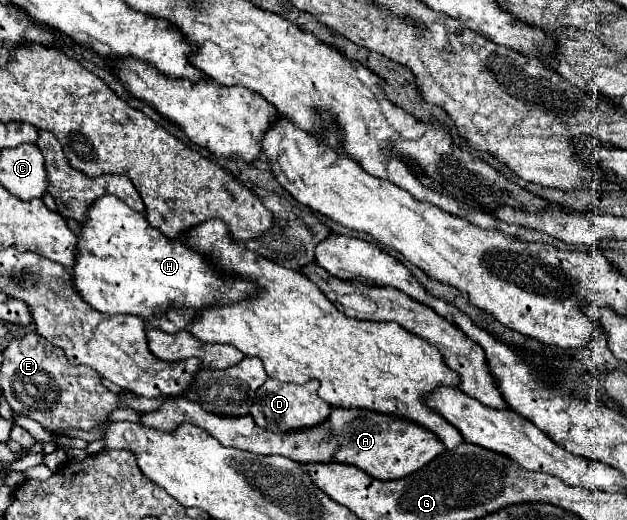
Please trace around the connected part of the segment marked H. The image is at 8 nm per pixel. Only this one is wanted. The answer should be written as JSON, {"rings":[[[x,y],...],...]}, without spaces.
{"rings":[[[102,195],[88,207],[88,215],[80,223],[74,265],[68,271],[74,291],[96,311],[128,313],[142,319],[164,313],[168,307],[228,305],[256,291],[248,281],[220,277],[200,253],[150,227],[142,213],[132,211],[116,195]]]}

